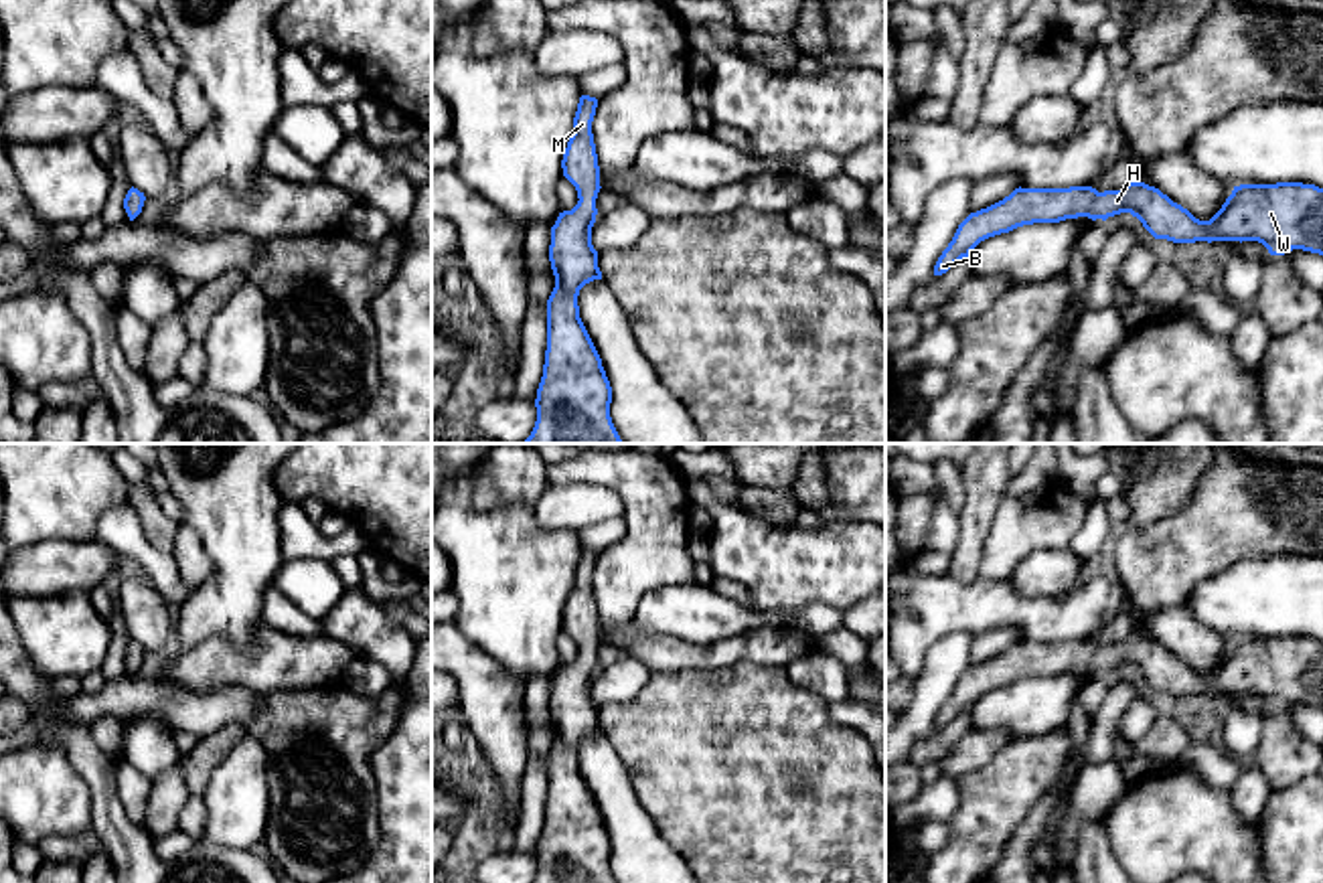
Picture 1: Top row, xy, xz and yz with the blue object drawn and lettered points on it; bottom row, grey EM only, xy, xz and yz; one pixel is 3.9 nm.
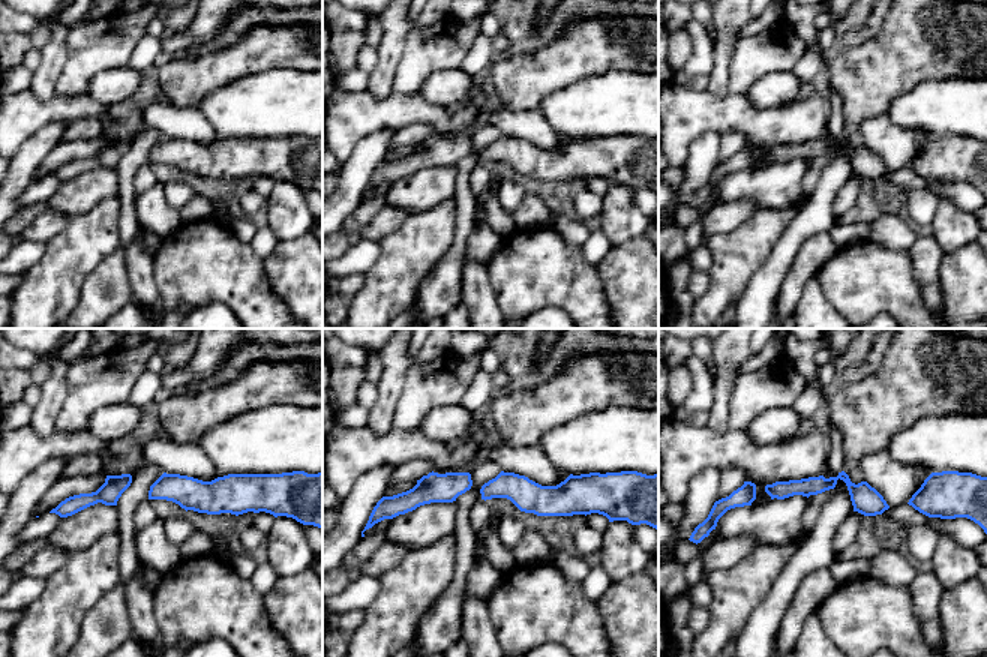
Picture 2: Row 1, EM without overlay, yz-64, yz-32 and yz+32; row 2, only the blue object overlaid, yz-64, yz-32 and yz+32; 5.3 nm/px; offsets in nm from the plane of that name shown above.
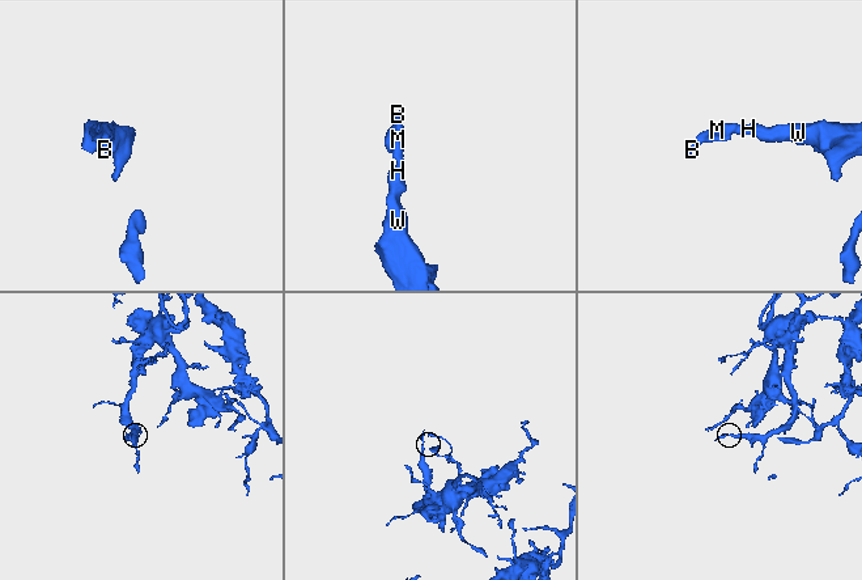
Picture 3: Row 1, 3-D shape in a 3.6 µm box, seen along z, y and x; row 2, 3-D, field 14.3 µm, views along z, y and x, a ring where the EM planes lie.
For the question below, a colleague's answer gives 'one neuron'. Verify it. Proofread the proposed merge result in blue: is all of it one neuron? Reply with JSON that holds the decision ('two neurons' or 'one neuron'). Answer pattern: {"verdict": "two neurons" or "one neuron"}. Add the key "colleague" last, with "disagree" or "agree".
{"verdict": "one neuron", "colleague": "agree"}

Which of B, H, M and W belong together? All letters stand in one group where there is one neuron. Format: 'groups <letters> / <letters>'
groups B H M W

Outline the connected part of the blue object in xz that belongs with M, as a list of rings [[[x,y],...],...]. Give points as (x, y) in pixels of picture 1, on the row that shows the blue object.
[[[579,97],[573,117],[573,134],[561,160],[563,176],[575,186],[579,200],[571,211],[559,213],[555,225],[551,227],[549,261],[555,275],[555,288],[547,300],[547,350],[535,399],[537,421],[523,444],[624,444],[610,417],[610,381],[579,318],[577,306],[579,290],[594,279],[602,279],[598,251],[592,245],[592,227],[598,215],[596,198],[602,188],[592,134],[596,107],[596,97]]]

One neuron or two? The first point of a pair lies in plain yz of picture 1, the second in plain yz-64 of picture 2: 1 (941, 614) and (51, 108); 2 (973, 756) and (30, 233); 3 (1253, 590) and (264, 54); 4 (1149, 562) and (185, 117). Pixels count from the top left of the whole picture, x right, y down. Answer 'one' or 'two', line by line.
1: one
2: one
3: two
4: two

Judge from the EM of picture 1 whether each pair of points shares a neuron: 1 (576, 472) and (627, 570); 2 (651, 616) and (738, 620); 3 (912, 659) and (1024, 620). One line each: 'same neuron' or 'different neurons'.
1: same neuron
2: same neuron
3: same neuron

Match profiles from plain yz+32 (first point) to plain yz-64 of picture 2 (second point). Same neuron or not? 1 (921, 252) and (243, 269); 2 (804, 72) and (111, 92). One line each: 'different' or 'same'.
1: different
2: different

